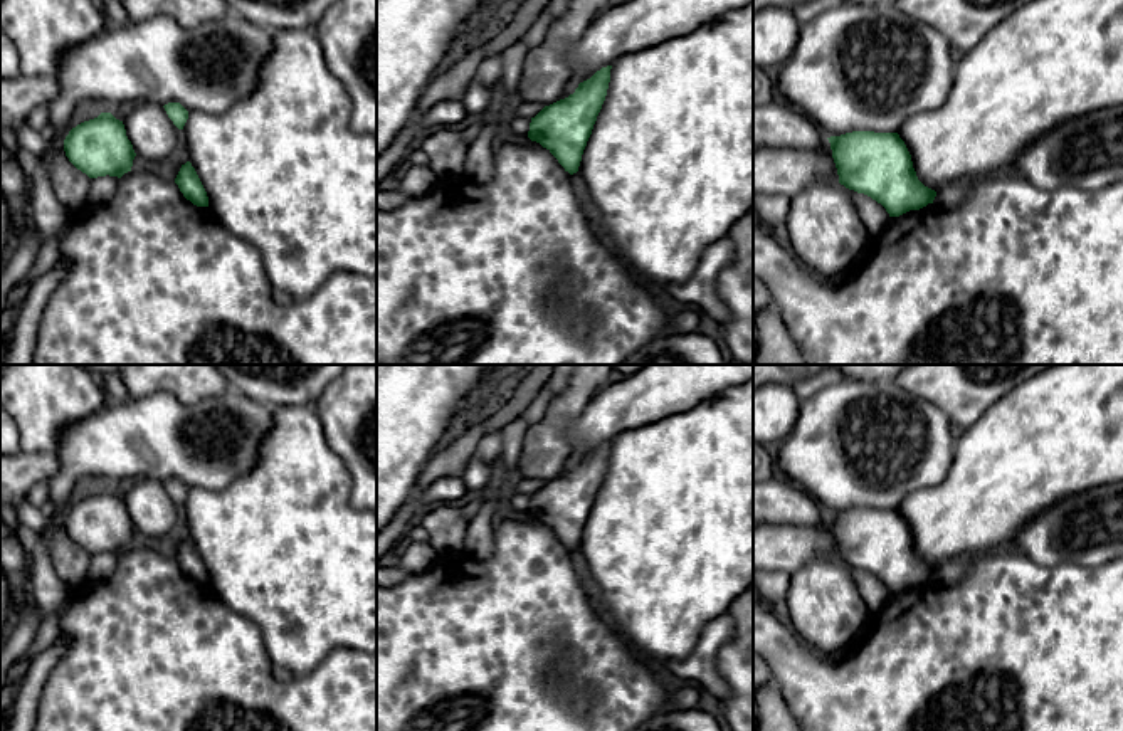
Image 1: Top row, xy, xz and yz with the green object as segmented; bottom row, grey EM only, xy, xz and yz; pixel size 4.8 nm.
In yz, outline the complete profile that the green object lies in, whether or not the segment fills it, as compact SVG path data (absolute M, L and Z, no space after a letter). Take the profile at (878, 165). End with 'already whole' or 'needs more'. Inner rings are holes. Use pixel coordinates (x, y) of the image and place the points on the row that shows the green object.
M852 131L827 139L839 183L871 197L889 217L933 203L936 192L918 180L898 133Z; already whole

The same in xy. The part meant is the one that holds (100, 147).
M111 113L72 128L64 139L69 161L89 178L118 176L131 171L136 156L123 121Z; already whole

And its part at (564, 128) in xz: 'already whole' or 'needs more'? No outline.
already whole

